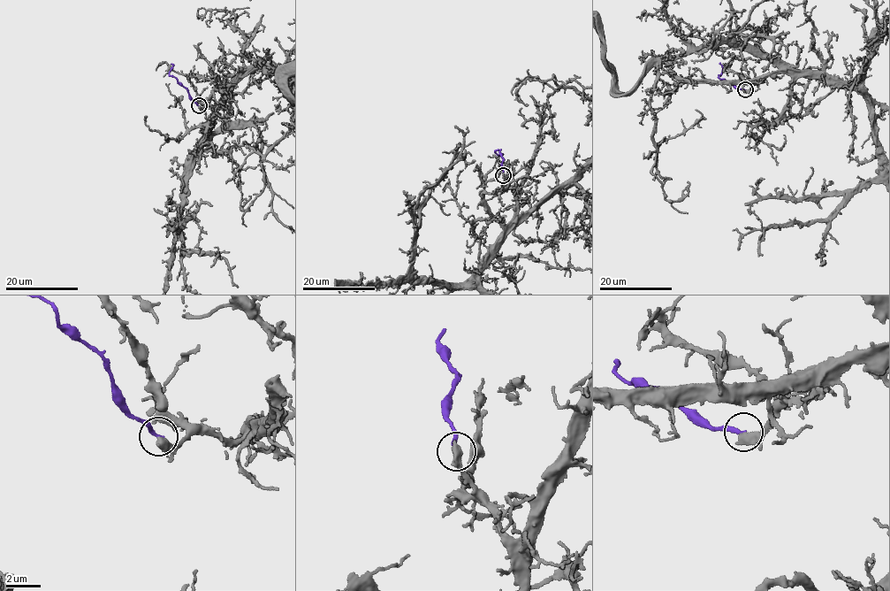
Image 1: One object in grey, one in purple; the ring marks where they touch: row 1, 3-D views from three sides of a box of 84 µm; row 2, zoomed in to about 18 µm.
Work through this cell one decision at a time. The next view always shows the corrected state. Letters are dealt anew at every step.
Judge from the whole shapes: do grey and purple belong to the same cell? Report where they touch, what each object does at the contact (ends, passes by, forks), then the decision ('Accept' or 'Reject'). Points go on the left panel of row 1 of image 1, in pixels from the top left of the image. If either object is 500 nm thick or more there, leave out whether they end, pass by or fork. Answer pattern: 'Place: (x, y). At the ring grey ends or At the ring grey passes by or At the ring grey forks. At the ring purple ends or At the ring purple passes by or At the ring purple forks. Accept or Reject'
Place: (199, 105). Reject

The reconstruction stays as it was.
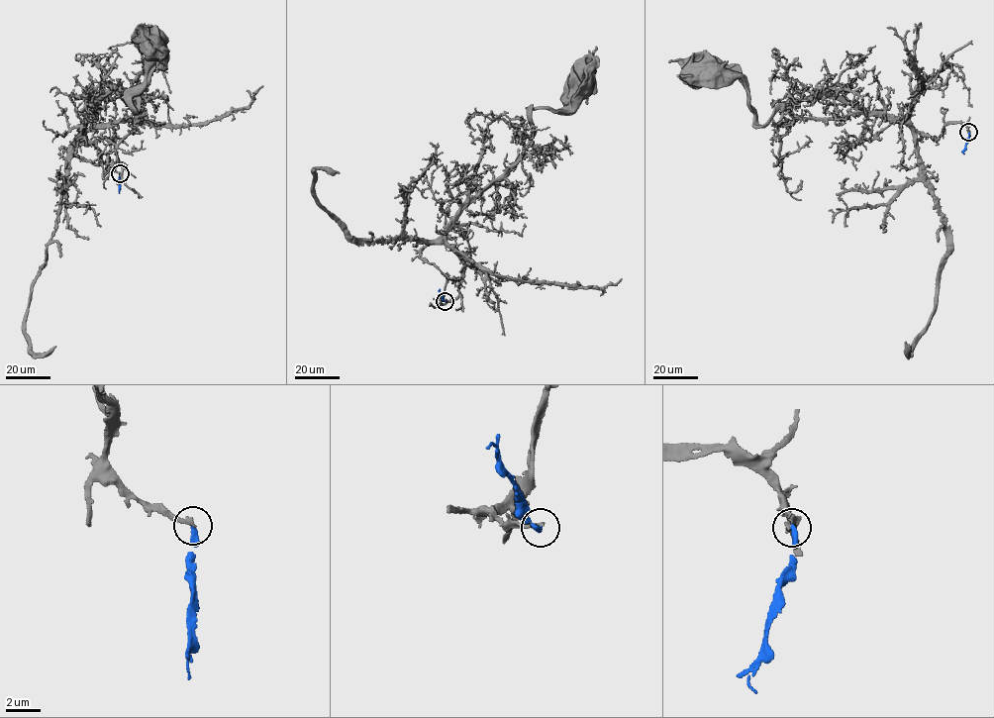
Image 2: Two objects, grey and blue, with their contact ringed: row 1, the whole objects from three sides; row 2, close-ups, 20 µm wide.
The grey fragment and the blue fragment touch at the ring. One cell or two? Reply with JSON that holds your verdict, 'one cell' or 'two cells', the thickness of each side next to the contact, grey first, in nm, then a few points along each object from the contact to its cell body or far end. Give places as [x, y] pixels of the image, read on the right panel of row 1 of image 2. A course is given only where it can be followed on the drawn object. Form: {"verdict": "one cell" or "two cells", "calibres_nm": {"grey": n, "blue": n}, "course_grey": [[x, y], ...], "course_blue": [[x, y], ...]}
{"verdict": "two cells", "calibres_nm": {"grey": 240, "blue": 280}, "course_grey": [[968, 132], [950, 123], [937, 140], [820, 93], [791, 102], [759, 126], [745, 84], [728, 71], [698, 68]], "course_blue": [[968, 132], [964, 153]]}

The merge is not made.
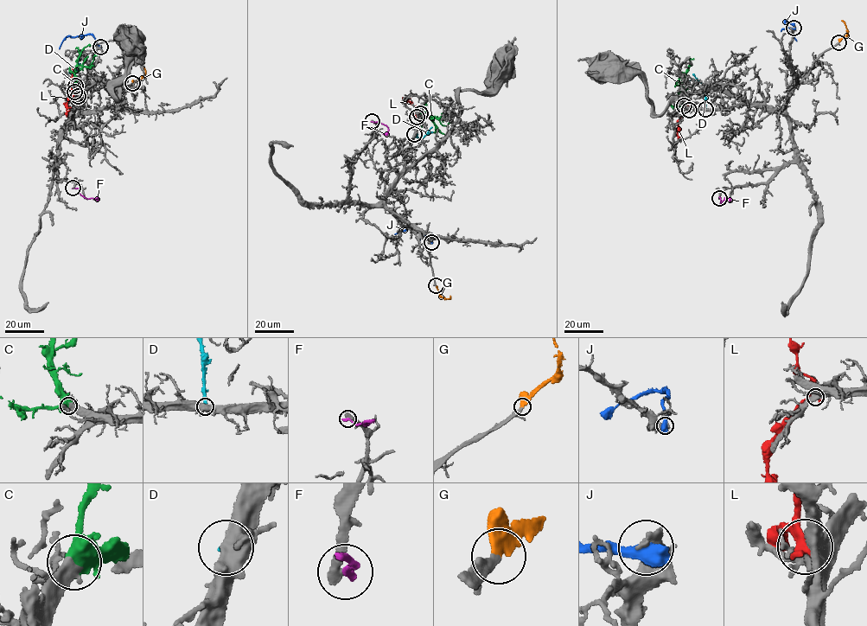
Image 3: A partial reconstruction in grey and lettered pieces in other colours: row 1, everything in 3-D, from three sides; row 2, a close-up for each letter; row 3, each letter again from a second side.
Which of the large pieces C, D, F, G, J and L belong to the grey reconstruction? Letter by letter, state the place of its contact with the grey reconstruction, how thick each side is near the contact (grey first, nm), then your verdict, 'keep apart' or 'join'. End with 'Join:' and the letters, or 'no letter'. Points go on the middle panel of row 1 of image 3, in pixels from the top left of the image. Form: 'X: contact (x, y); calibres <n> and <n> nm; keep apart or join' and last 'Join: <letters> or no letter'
C: contact (420, 113); calibres 360 and 400 nm; join
D: contact (414, 134); calibres 550 and 320 nm; keep apart
F: contact (372, 121); calibres 380 and 240 nm; keep apart
G: contact (436, 285); calibres 240 and 400 nm; join
J: contact (431, 242); calibres 420 and 700 nm; keep apart
L: contact (417, 117); calibres 600 and 460 nm; keep apart
Join: C, G

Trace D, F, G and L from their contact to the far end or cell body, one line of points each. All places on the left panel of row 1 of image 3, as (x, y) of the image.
D: (78, 96), (74, 74), (76, 64), (80, 64)
F: (73, 188), (79, 188), (85, 198), (93, 199)
G: (132, 83), (145, 73), (142, 64)
L: (74, 91), (66, 103), (66, 117)

